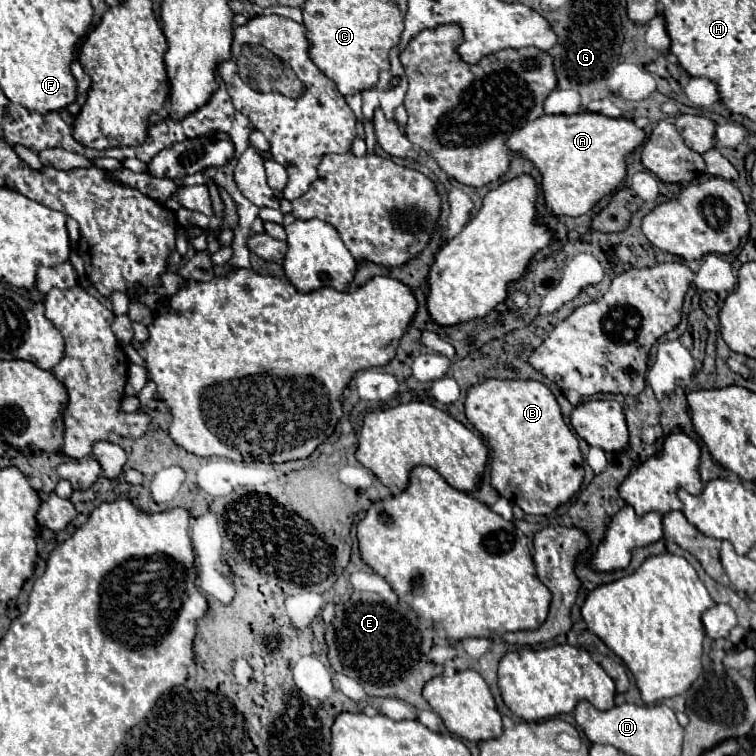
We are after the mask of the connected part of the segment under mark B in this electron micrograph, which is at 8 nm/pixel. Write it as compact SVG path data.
M487 379L475 387L469 389L467 393L467 399L465 399L465 415L467 419L471 421L471 425L481 433L481 437L489 443L491 447L491 485L499 491L501 497L509 499L511 503L519 505L525 513L529 515L549 515L551 511L555 511L561 503L567 503L581 487L583 483L583 455L581 455L581 449L579 449L579 441L577 437L571 433L571 429L565 425L563 421L563 415L561 415L561 409L559 409L559 403L555 399L555 395L539 381L523 381L523 379L513 379L513 381L501 381L501 379Z

